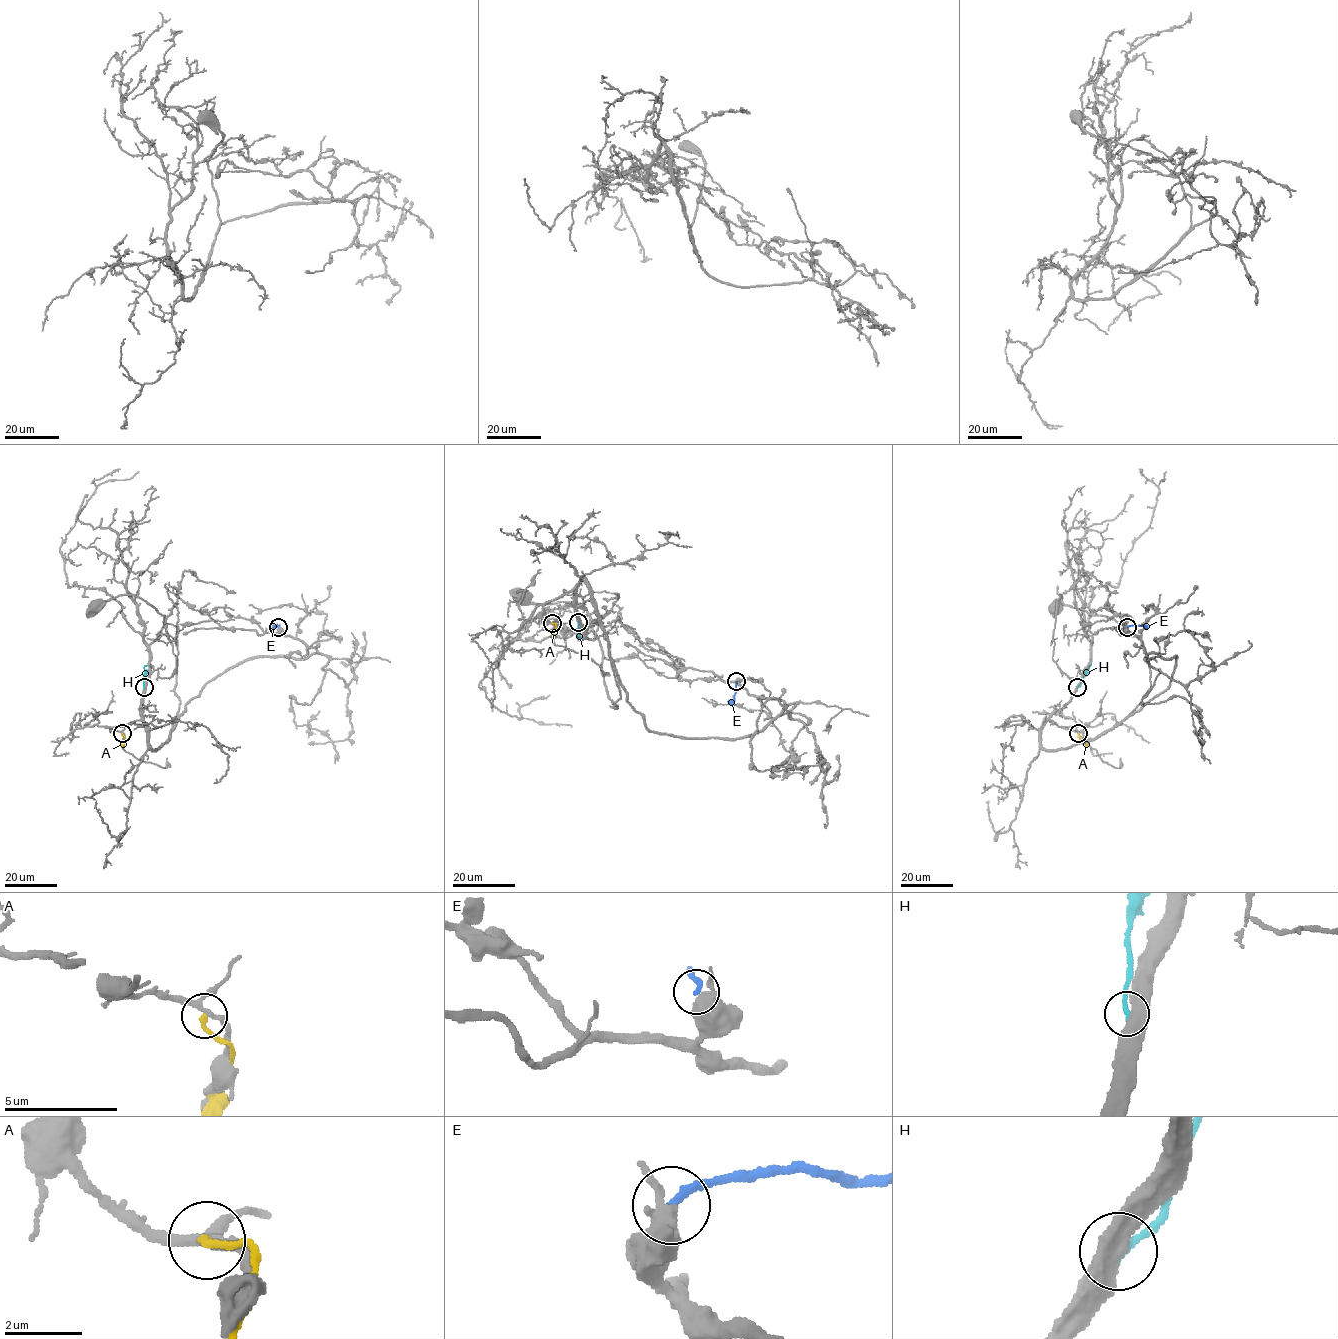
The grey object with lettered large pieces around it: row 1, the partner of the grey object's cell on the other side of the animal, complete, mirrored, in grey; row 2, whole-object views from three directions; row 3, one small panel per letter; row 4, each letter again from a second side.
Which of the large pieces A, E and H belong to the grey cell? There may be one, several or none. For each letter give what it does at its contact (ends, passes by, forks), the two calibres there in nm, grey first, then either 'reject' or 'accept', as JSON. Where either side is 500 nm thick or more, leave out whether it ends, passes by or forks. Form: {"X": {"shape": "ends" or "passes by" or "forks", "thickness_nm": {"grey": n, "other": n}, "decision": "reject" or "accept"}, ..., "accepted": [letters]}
{"A": {"shape": "ends", "thickness_nm": {"grey": 220, "other": 200}, "decision": "reject"}, "E": {"shape": "ends", "thickness_nm": {"grey": 460, "other": 220}, "decision": "reject"}, "H": {"thickness_nm": {"grey": 550, "other": 180}, "decision": "reject"}, "accepted": []}

